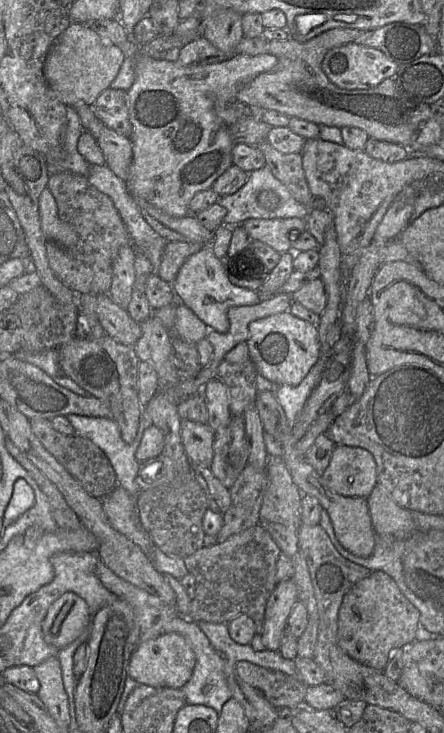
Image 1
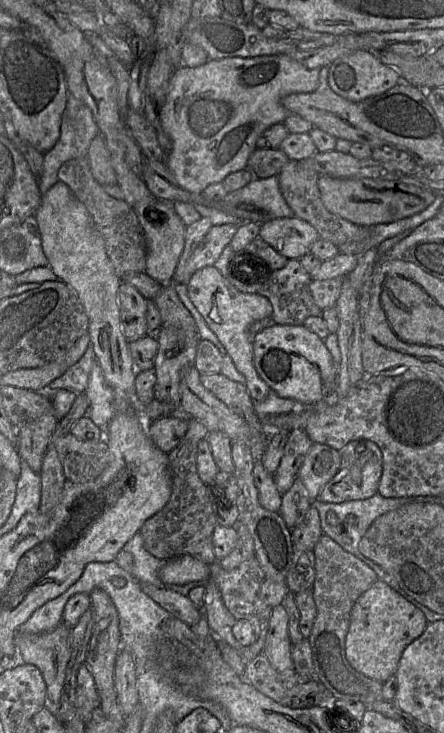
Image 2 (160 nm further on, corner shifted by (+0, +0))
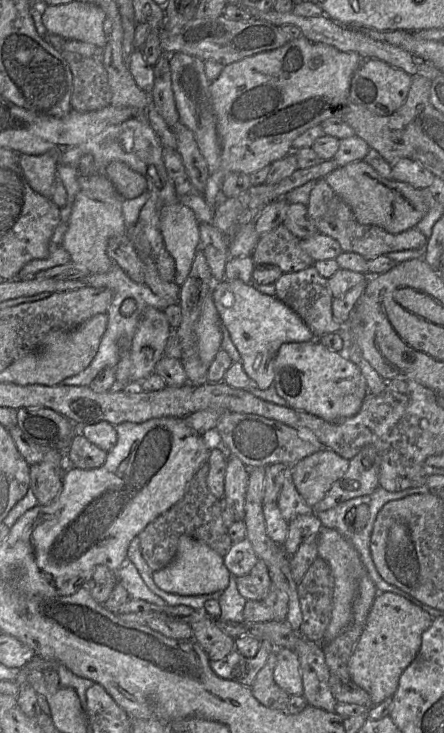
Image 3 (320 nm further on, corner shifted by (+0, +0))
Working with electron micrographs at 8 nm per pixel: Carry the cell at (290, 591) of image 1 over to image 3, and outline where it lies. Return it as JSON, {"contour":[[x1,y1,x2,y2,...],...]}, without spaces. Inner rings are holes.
{"contour":[[288,648,276,650,277,662,274,669,276,684,292,695,303,695,303,680,298,655]]}

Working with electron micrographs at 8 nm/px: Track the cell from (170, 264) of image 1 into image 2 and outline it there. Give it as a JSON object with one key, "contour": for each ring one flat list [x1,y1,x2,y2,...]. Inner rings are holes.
{"contour":[[237,224,214,225,199,242,189,260,189,272,213,266,224,248,231,243,238,229]]}

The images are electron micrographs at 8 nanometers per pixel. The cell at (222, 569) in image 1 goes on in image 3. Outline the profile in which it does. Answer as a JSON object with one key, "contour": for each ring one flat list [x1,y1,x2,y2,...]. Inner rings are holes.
{"contour":[[261,640,259,651,253,658,241,655,236,649,226,658,213,660,210,664,218,676,251,687,257,673,264,667,274,648,271,642]]}

